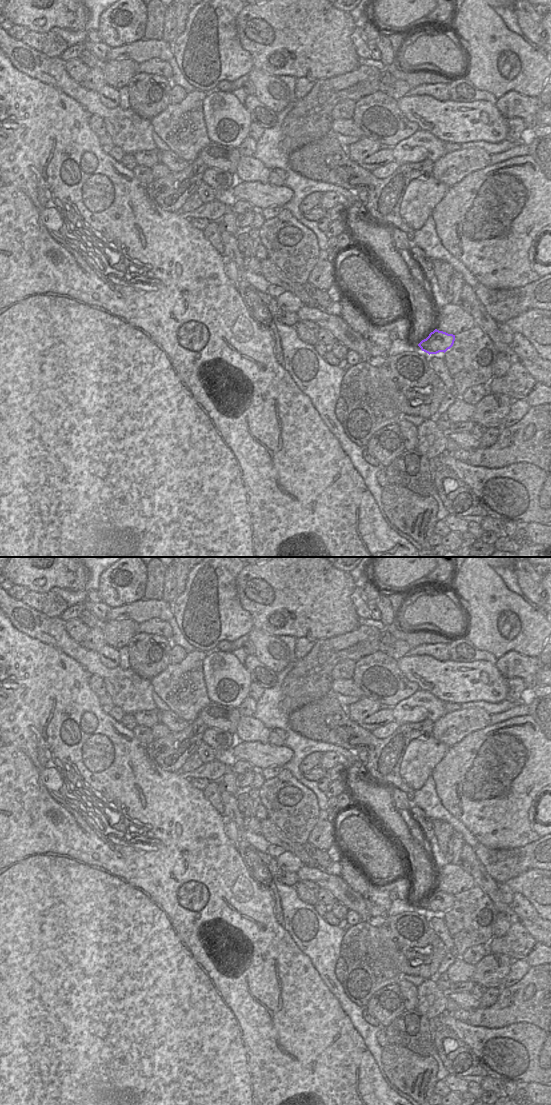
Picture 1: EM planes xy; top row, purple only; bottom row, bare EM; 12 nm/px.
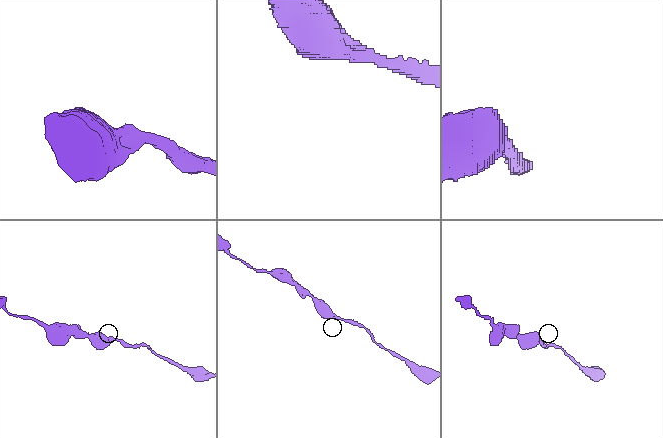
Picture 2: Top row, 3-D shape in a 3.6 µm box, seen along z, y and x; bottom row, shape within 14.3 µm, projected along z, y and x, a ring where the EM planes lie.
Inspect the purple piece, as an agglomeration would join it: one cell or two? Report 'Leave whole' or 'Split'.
Leave whole

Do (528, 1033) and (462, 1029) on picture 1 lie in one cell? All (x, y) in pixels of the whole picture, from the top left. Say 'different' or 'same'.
same

